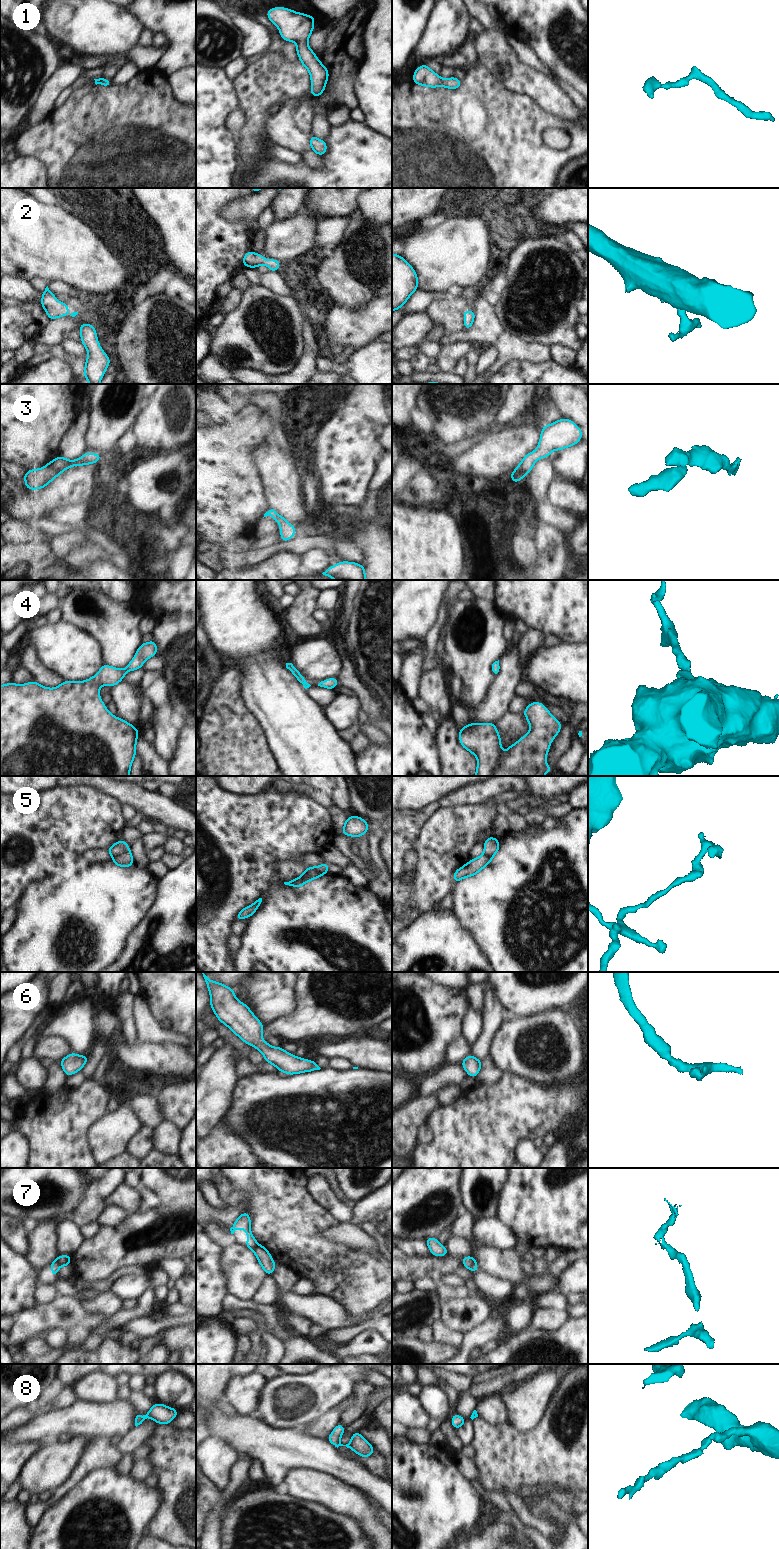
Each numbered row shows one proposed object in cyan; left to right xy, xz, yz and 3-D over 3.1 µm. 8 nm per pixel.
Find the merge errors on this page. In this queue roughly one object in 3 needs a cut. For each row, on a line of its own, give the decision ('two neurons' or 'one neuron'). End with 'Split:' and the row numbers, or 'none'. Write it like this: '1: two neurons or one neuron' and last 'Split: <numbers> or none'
1: one neuron
2: one neuron
3: one neuron
4: one neuron
5: two neurons
6: one neuron
7: two neurons
8: one neuron
Split: 5, 7

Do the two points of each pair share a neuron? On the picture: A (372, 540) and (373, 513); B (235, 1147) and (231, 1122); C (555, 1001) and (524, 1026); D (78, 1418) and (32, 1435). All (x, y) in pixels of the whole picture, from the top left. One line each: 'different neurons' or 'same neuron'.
A: different neurons
B: different neurons
C: different neurons
D: same neuron

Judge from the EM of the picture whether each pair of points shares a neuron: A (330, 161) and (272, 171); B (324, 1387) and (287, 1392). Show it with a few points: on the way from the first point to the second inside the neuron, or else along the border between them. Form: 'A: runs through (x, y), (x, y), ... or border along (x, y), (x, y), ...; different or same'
A: runs through (318, 175), (287, 175); same
B: runs through (315, 1392), (296, 1392); same

